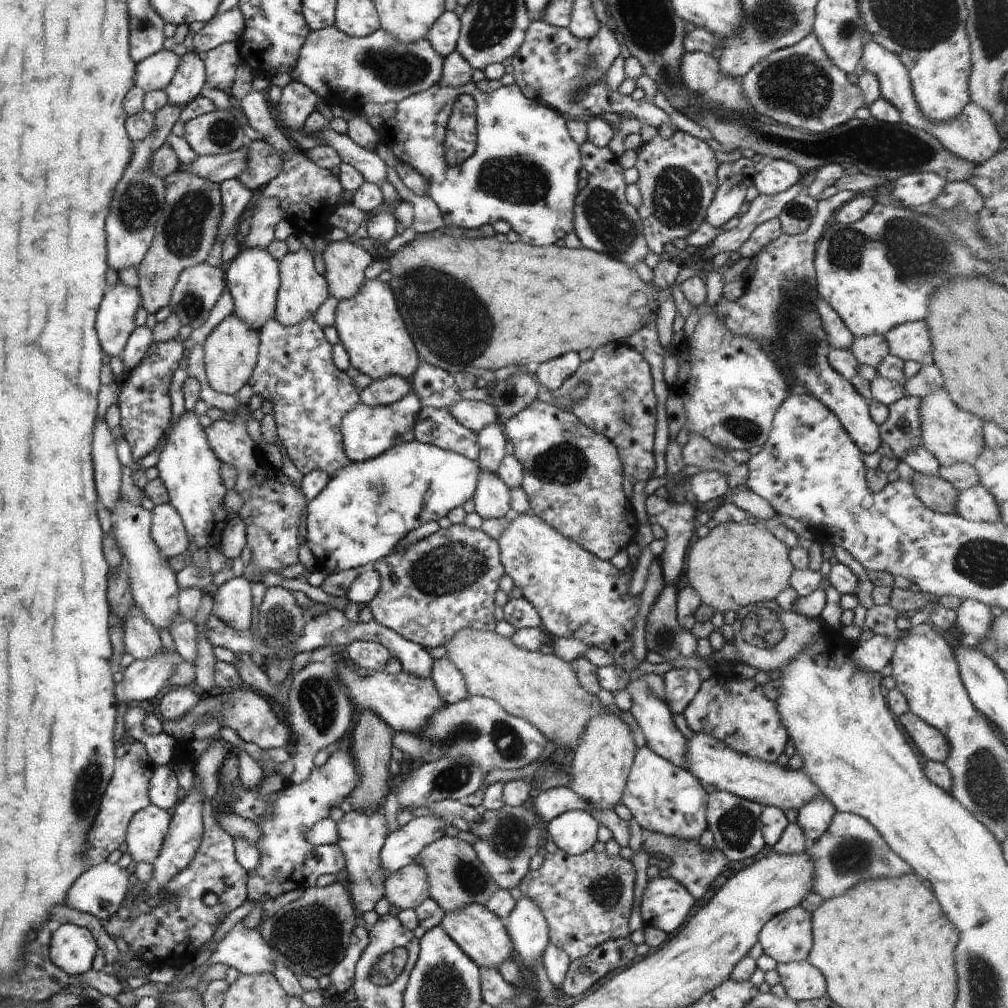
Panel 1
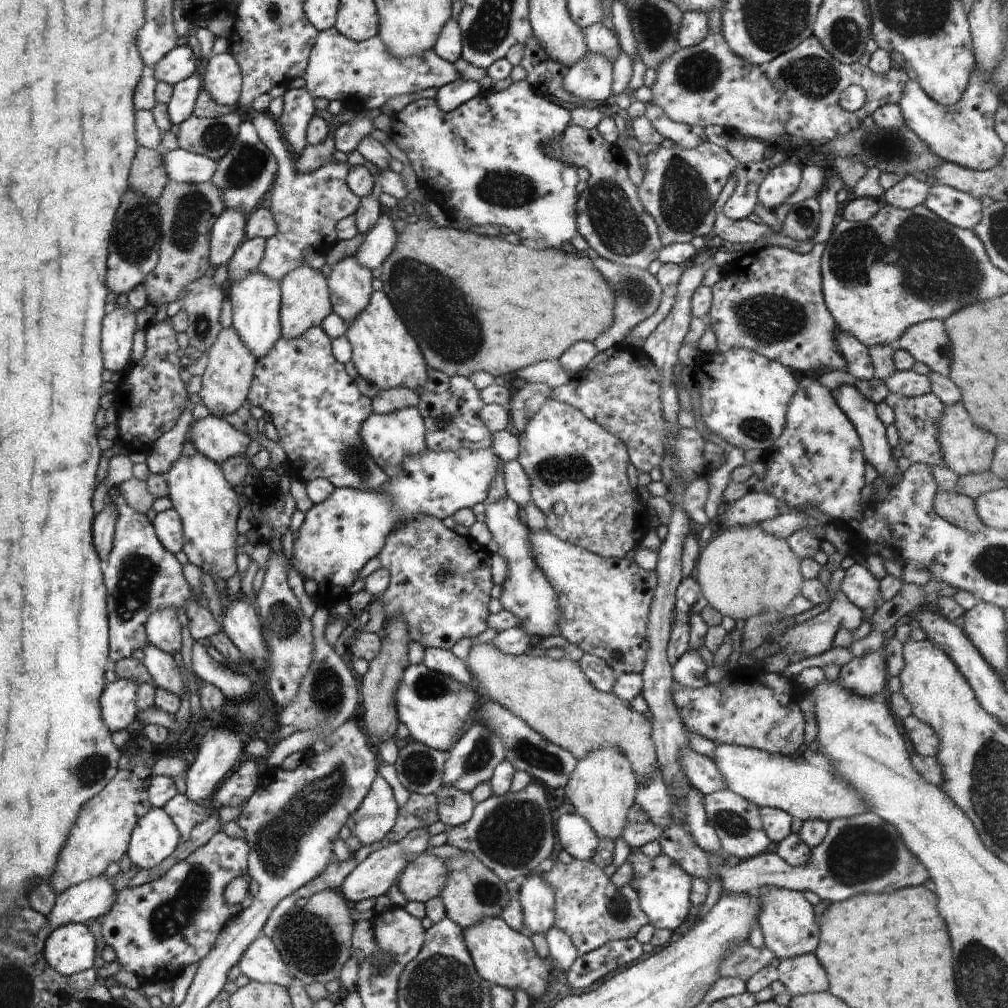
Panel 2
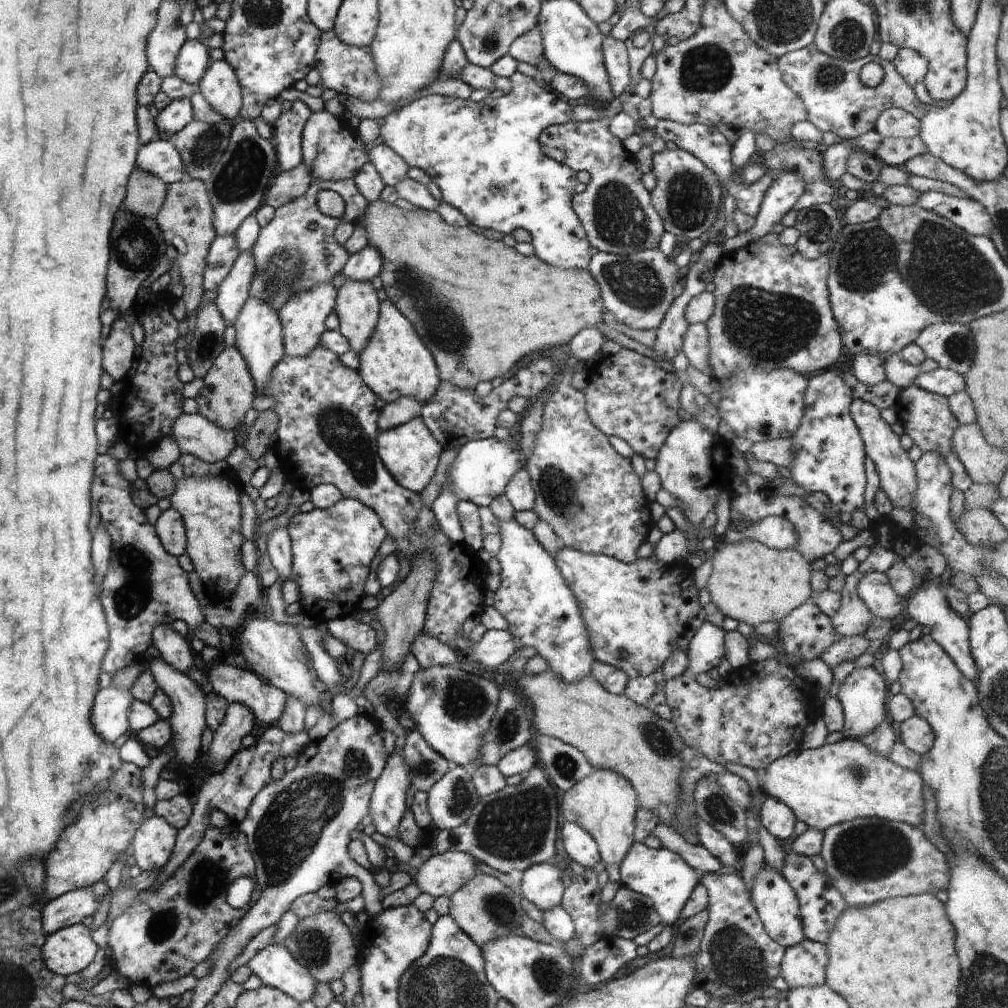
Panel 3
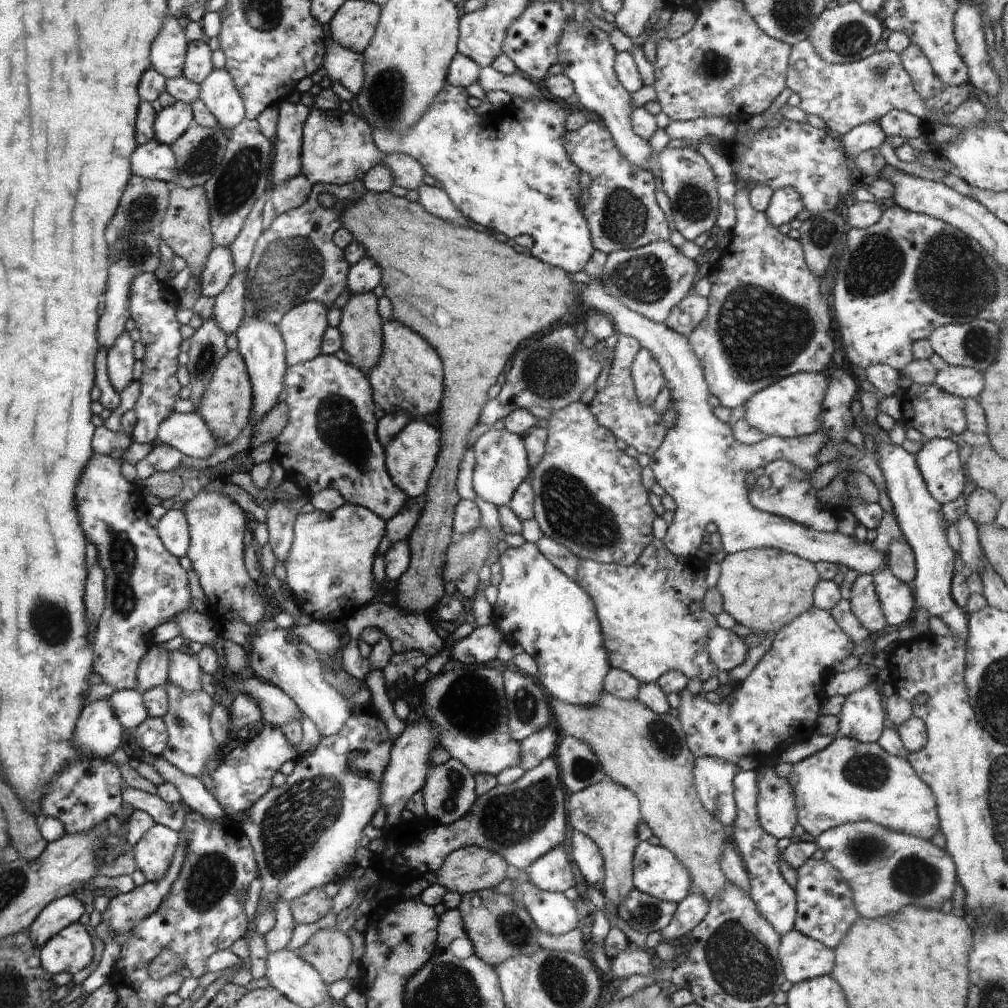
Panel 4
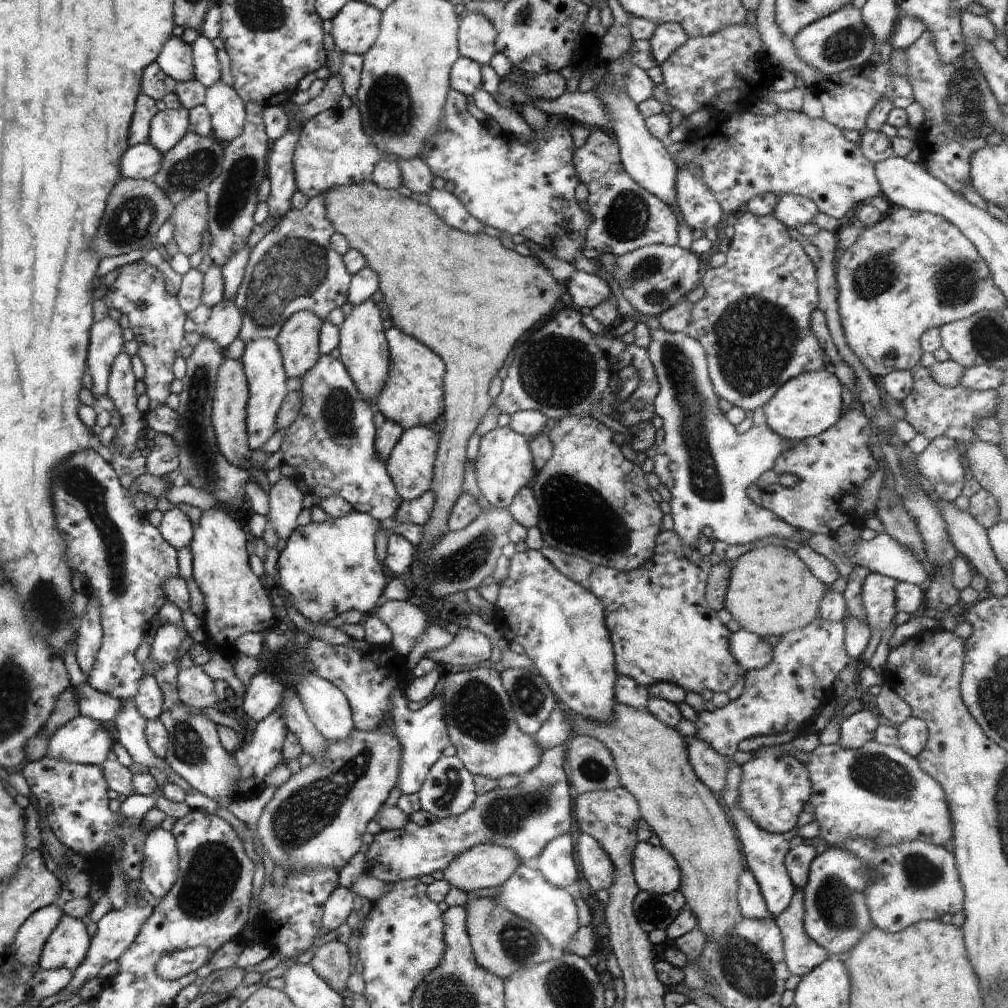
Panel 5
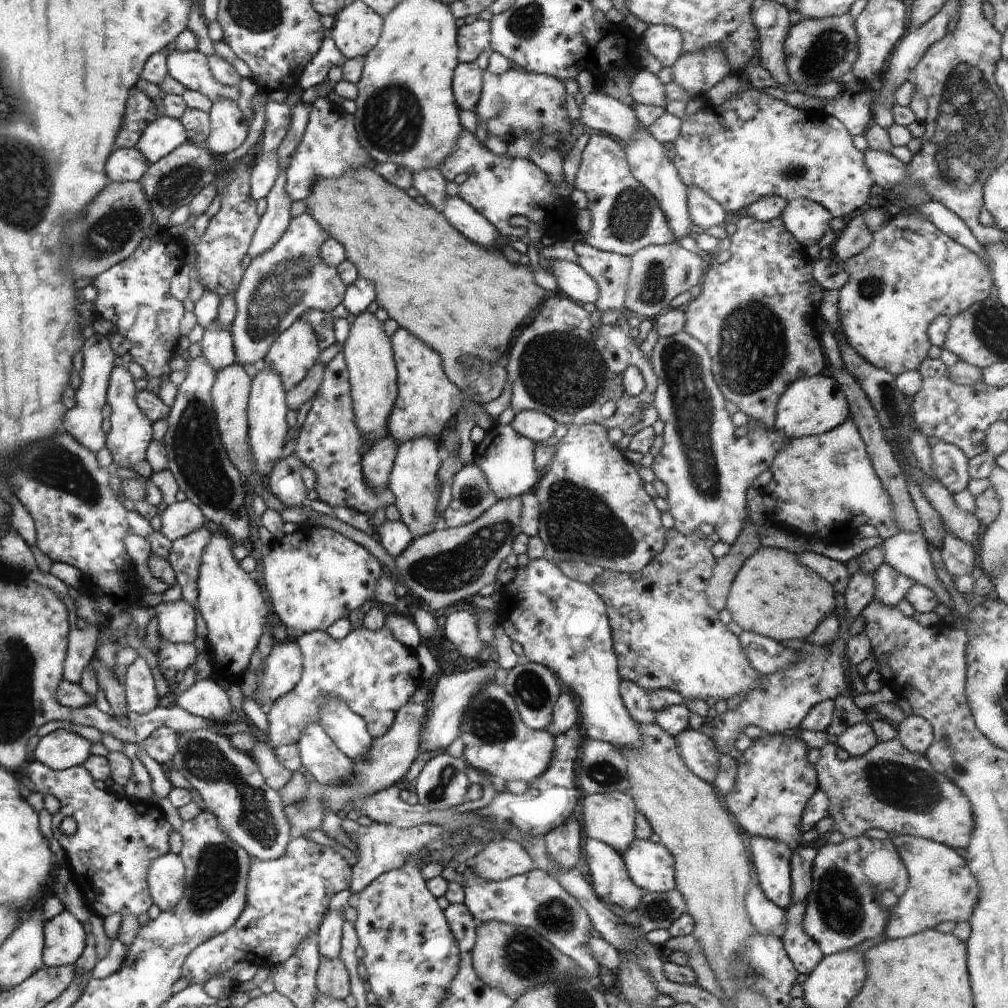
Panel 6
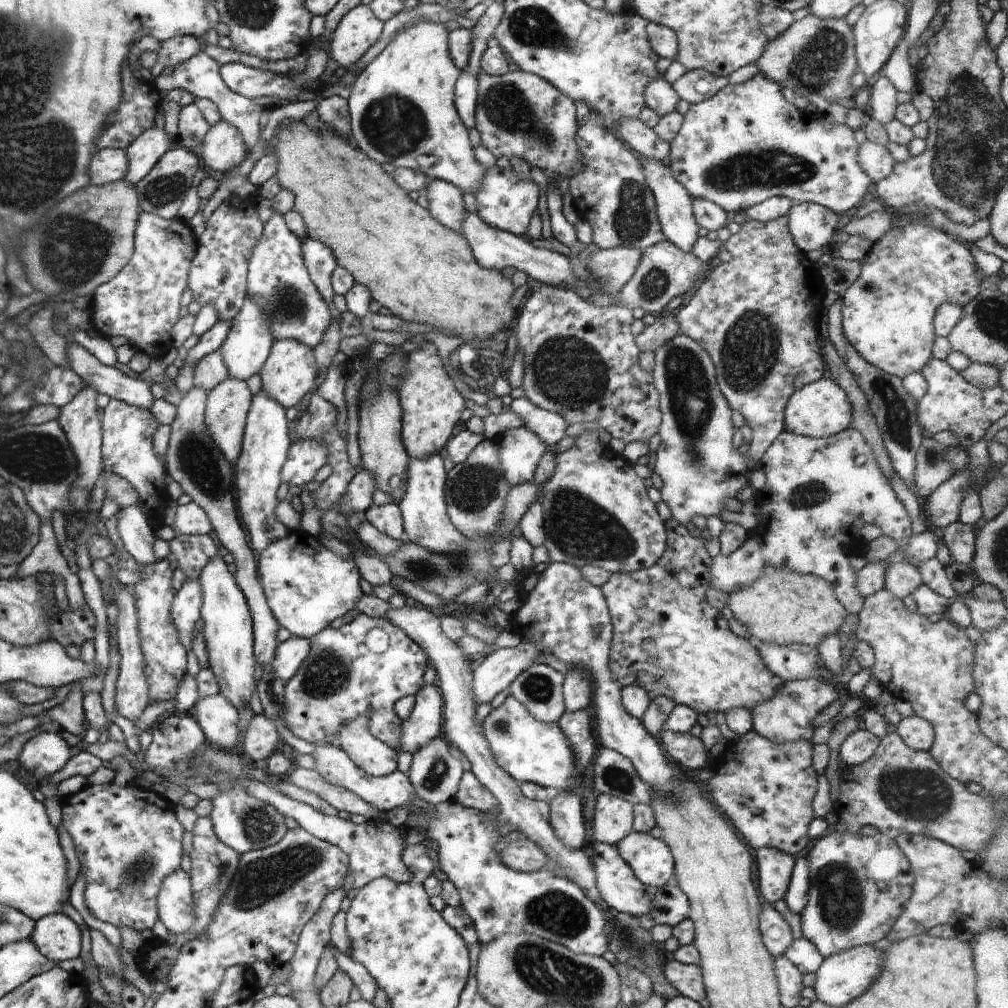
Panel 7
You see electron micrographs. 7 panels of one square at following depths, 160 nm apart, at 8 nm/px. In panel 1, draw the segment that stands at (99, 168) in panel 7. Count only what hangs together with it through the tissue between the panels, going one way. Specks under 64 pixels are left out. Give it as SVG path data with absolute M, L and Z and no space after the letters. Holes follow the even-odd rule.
M247 146L227 155L198 155L190 164L180 164L180 170L220 184L237 178L244 170L246 155Z

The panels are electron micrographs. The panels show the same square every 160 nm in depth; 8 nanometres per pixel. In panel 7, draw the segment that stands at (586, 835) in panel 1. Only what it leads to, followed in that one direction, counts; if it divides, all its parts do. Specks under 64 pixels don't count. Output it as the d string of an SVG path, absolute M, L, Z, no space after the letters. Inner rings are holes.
M596 842L594 844L594 854L592 852L590 858L595 868L597 889L610 909L633 917L644 916L644 914L651 911L655 892L660 888L645 885L634 874L628 863L618 854L615 846Z

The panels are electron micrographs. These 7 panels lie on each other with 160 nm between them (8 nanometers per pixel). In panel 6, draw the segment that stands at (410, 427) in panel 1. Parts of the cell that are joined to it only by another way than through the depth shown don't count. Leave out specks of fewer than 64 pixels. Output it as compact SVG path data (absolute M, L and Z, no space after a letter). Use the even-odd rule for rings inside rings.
M429 437L407 440L397 448L387 488L394 493L395 505L400 512L399 520L412 532L413 538L434 532L440 518L437 513L438 496L434 493L434 487L441 461L439 445Z

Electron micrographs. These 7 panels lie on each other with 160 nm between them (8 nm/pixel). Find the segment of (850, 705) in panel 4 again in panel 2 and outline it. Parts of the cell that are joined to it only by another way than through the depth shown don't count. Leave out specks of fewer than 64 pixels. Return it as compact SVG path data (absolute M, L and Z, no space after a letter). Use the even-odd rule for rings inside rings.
M876 651L866 656L854 657L840 669L839 685L861 697L883 693L887 668L883 656L883 652Z

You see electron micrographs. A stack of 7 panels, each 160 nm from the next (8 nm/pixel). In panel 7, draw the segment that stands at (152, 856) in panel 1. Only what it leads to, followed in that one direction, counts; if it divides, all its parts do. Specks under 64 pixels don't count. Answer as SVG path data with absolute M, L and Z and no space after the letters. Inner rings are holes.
M181 868L164 879L158 894L158 911L159 920L175 935L195 925L194 888L190 875Z

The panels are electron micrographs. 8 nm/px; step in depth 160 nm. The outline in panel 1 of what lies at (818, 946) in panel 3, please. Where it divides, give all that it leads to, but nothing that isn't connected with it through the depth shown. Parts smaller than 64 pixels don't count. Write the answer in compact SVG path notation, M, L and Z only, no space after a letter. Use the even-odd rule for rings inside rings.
M807 960L779 963L775 969L787 996L796 1002L819 999L827 994L824 975Z

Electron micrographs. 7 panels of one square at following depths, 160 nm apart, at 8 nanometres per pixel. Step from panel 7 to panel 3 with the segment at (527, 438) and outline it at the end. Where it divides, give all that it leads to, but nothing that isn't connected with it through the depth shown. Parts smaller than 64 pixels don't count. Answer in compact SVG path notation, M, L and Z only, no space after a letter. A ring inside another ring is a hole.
M494 436L473 440L461 446L447 485L454 490L458 501L464 499L486 508L497 496L505 494L508 482L521 468L521 452L517 443L498 440Z

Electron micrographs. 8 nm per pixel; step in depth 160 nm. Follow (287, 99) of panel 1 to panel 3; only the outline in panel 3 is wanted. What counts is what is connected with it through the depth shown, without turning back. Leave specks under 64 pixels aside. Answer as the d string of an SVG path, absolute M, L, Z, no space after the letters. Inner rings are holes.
M294 101L292 108L283 112L272 124L272 142L282 170L294 170L303 163L301 138L311 114L303 101Z

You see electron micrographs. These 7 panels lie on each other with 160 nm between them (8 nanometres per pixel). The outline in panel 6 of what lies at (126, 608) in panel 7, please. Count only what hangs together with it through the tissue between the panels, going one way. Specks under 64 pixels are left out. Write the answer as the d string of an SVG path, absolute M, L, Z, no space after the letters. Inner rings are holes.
M139 653L127 667L122 687L127 700L127 710L132 717L146 714L158 706L154 677L142 654Z

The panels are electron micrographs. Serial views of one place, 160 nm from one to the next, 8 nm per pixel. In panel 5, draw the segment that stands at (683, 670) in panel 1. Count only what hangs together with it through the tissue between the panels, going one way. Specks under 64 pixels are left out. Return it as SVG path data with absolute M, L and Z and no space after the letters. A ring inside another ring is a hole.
M740 629L731 634L729 649L735 661L746 671L761 669L772 662L773 646L760 635Z

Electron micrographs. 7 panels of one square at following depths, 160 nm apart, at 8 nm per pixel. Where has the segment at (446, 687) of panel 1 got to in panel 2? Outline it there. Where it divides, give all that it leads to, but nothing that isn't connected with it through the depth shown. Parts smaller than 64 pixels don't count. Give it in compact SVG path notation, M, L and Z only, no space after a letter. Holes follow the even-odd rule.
M426 647L423 657L424 666L429 669L447 674L458 683L469 685L473 676L466 661L456 657L450 649Z

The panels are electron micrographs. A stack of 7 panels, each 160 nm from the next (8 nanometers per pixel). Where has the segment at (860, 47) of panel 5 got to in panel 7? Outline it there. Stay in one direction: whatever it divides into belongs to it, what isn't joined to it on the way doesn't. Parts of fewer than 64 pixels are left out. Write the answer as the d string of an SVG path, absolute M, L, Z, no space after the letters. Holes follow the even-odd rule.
M811 14L794 21L778 37L770 39L755 64L766 78L776 81L782 88L791 88L796 95L809 99L812 94L818 94L828 102L833 99L836 99L836 102L848 102L848 98L853 98L856 94L856 90L850 86L850 80L858 70L854 37L853 29L846 23L845 18L818 18Z

